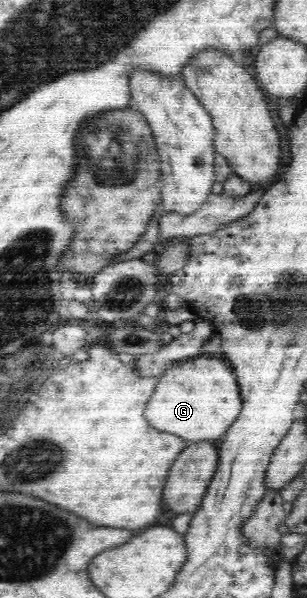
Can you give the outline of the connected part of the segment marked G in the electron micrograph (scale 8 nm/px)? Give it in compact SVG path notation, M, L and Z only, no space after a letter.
M207 355L182 361L173 364L170 371L166 370L144 415L154 429L174 433L188 443L218 439L236 421L243 404L233 367L228 367L225 359Z

